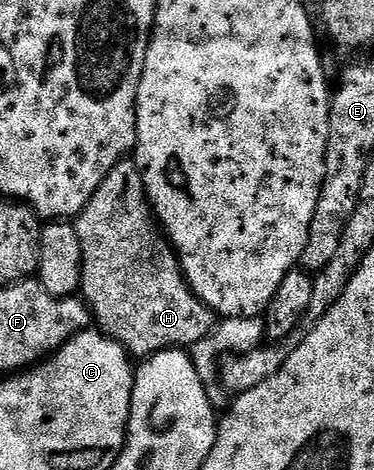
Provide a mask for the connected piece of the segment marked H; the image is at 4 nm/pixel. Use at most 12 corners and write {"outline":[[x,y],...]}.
{"outline":[[121,160],[74,223],[82,299],[129,357],[218,317]]}

